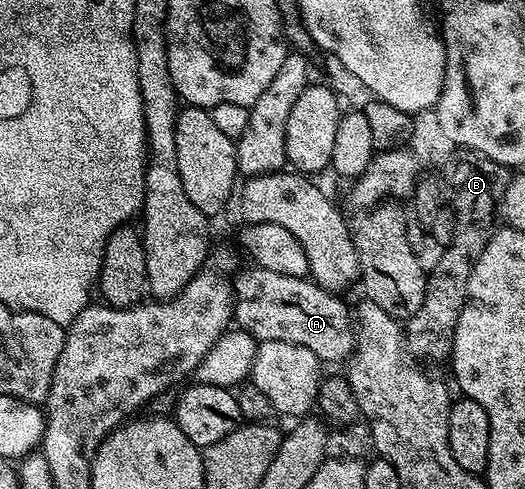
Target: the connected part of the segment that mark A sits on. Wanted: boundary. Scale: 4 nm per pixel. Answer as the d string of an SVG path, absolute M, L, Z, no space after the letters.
M251 268L234 278L234 322L241 330L260 342L282 340L310 348L321 363L343 363L354 349L354 318L343 297L323 290L308 278L282 276Z

